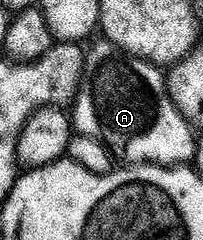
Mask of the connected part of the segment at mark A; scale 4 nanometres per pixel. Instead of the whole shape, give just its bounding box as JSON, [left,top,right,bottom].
[73,43,163,162]

